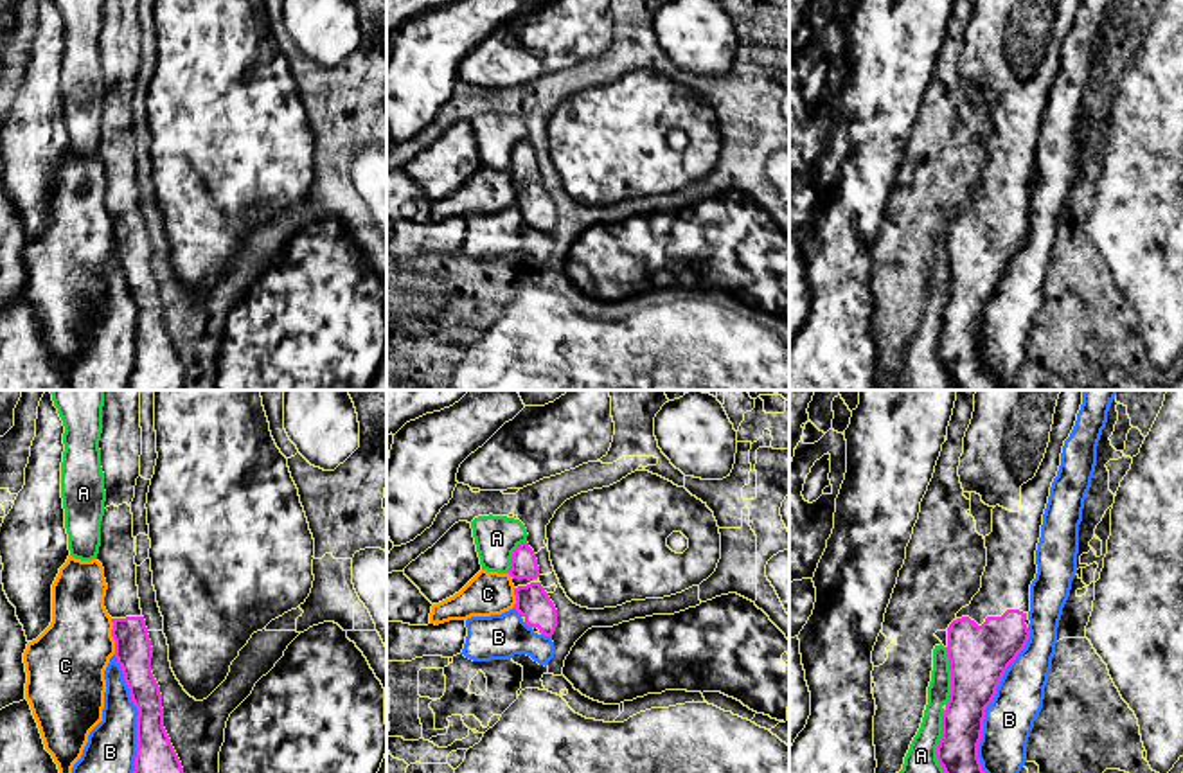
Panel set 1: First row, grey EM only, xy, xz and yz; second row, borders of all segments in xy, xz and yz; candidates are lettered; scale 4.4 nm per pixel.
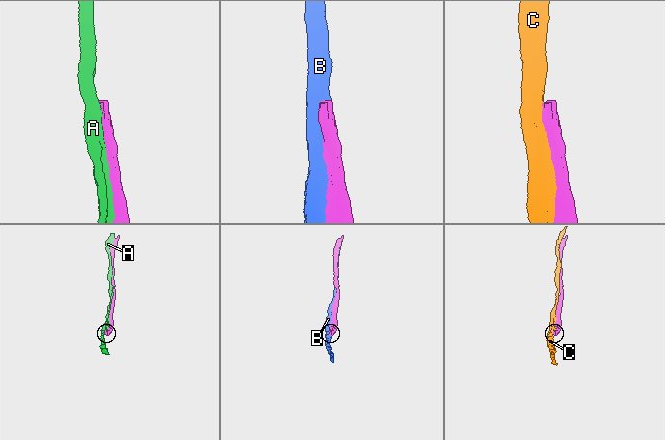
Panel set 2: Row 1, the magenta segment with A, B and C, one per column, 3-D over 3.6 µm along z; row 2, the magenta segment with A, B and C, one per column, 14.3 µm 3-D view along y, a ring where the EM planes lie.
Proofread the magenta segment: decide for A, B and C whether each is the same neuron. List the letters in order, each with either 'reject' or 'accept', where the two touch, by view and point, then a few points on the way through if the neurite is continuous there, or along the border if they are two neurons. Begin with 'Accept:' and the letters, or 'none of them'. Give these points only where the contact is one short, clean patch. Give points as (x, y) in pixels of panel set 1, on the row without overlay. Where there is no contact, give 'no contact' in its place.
Accept: none of them
A: reject | yz (939, 342)
B: reject | yz (984, 308)
C: reject | xy (112, 232)

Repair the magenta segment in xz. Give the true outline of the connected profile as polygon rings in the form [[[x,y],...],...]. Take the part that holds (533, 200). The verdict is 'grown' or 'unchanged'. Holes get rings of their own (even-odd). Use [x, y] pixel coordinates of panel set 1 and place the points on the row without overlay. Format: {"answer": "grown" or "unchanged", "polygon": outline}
{"answer": "grown", "polygon": [[[529,140],[518,142],[511,155],[516,209],[538,232],[552,234],[557,225],[557,207],[539,180],[539,164]]]}

